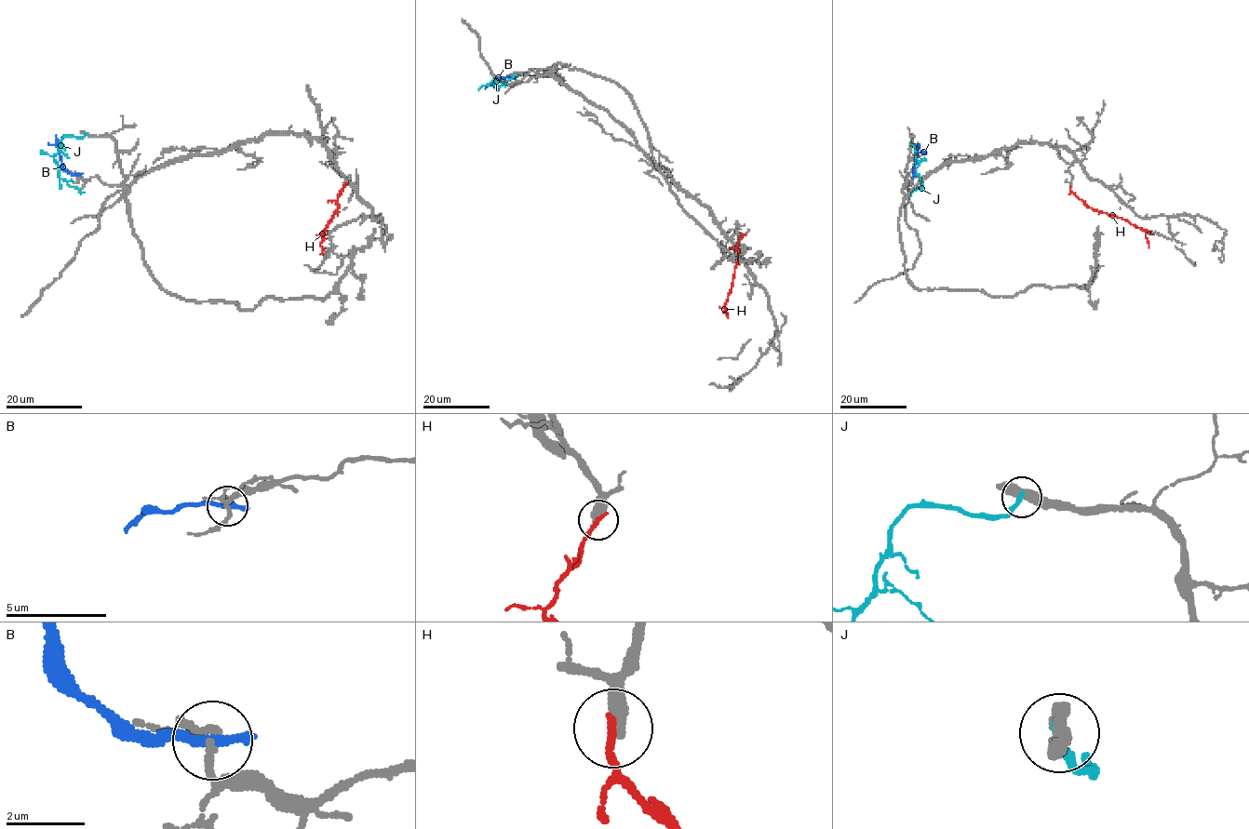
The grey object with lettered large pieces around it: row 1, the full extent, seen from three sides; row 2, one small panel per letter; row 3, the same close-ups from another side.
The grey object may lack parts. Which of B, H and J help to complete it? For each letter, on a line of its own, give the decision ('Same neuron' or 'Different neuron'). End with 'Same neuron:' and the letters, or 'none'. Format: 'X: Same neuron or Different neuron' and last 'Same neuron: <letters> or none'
B: Different neuron
H: Different neuron
J: Different neuron
Same neuron: none

